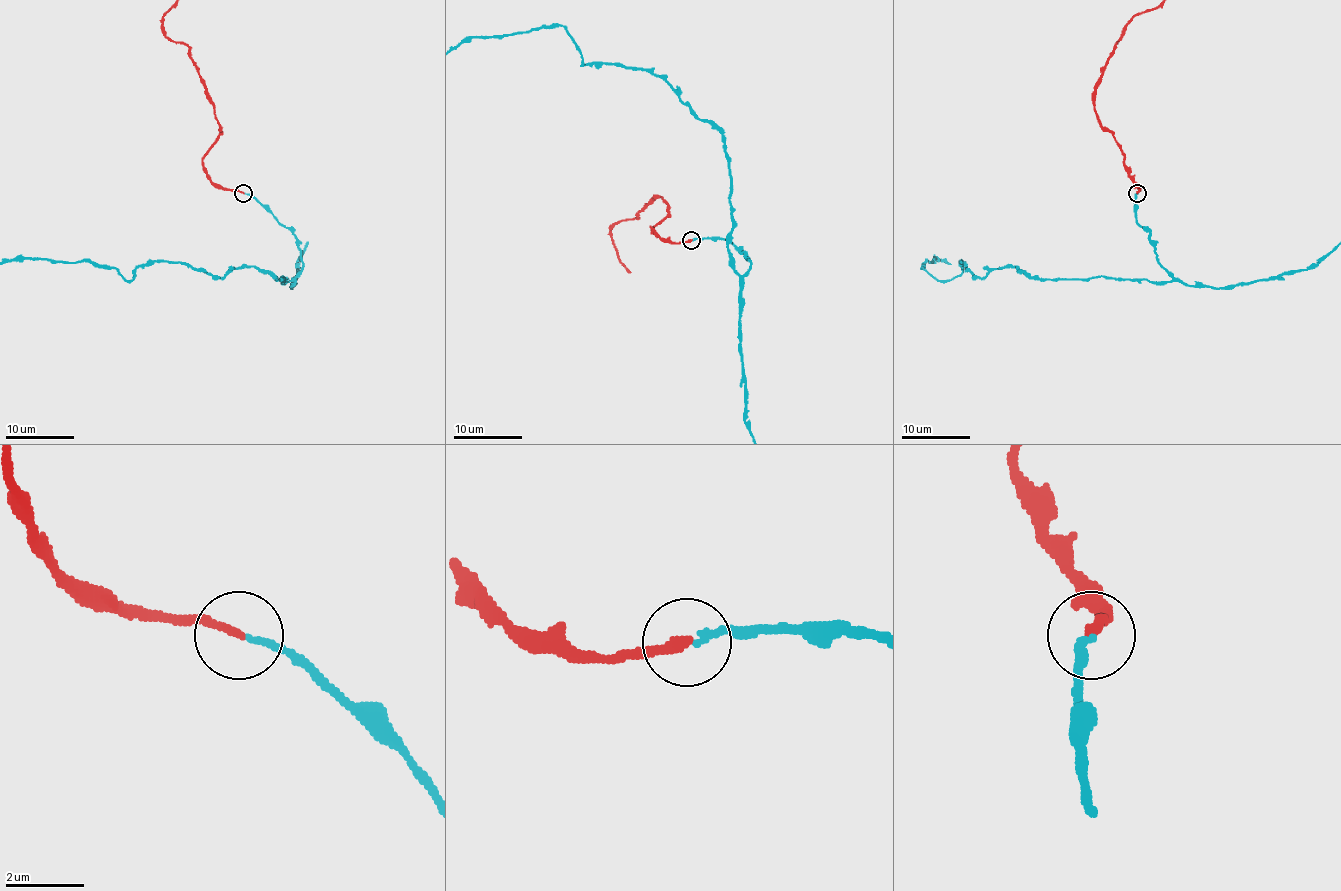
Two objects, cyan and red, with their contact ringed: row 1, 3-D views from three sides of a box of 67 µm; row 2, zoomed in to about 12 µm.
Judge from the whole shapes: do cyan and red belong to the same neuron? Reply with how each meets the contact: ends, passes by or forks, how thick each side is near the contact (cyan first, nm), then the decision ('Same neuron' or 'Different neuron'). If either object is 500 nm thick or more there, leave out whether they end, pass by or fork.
At the ring cyan ends. At the ring red ends. Thickness 170 nm (cyan) against 240 nm. Same neuron

